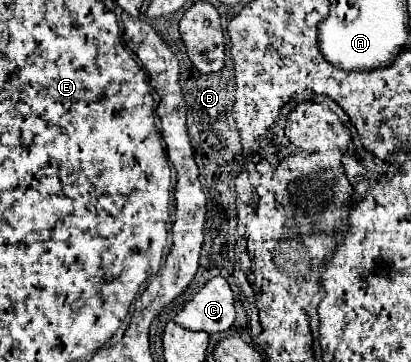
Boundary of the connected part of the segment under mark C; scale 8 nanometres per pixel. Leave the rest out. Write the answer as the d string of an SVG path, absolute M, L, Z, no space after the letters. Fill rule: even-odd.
M218 276L208 280L172 320L186 330L222 334L230 330L234 318L236 318L234 294L226 278Z

